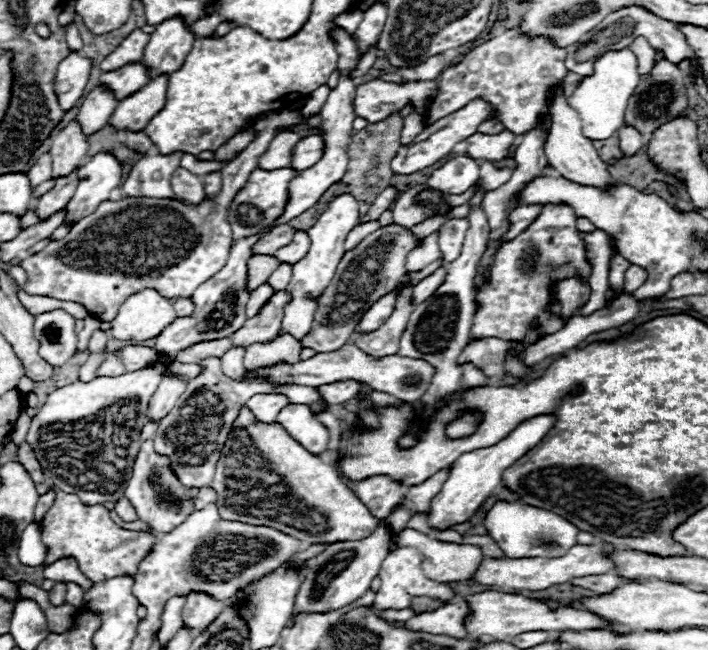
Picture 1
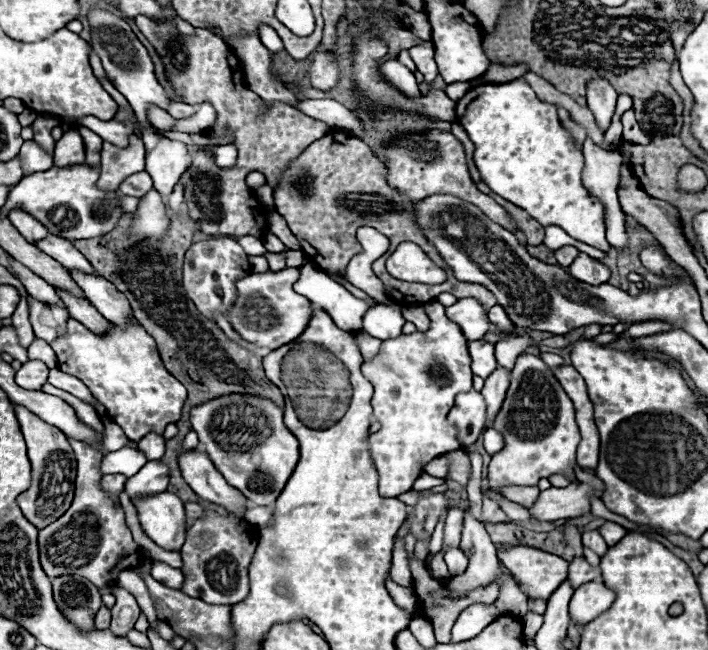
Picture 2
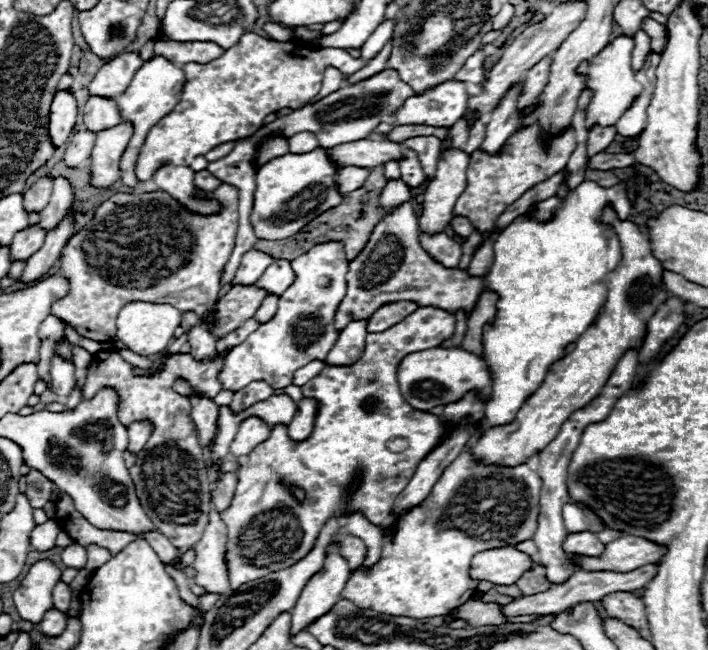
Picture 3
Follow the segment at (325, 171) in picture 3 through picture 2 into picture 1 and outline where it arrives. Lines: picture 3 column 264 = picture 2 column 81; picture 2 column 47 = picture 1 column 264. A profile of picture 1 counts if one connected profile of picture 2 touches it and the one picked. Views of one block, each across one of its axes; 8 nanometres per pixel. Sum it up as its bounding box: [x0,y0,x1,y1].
[228,168,298,240]

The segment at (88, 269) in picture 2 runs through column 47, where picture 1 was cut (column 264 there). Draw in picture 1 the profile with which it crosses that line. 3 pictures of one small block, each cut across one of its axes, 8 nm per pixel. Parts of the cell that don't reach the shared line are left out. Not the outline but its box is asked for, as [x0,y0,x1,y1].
[252,224,296,254]

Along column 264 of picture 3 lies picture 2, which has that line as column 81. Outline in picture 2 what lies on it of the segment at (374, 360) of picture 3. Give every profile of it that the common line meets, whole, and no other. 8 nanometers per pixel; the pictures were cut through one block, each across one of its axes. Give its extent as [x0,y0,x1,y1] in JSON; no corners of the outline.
[40,438,142,588]

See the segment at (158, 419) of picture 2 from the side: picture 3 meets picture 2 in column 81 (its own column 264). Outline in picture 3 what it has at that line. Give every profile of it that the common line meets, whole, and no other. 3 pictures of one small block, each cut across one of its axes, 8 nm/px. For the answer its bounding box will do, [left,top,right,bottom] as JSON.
[220,242,348,390]

